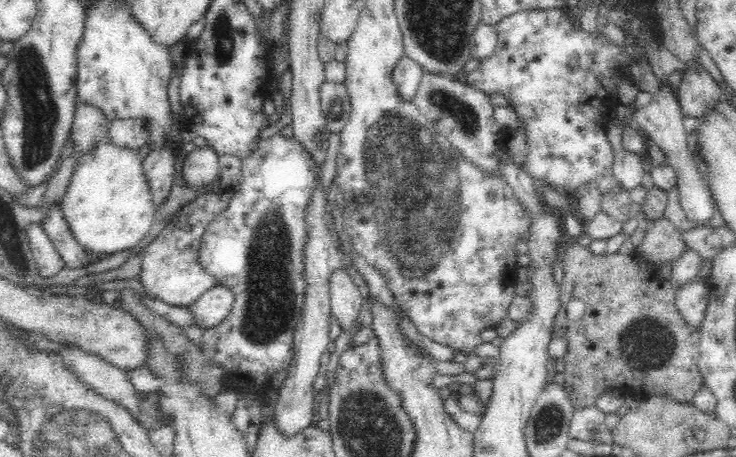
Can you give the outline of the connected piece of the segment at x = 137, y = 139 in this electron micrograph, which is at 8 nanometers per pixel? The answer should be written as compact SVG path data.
M115 119L109 129L110 143L114 146L136 151L148 143L150 133L142 120Z

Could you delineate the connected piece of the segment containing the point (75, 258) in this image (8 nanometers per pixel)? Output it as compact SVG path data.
M54 202L49 210L47 218L41 222L50 241L60 253L64 264L69 268L86 268L90 266L91 257L83 249L71 233L62 213L60 202Z

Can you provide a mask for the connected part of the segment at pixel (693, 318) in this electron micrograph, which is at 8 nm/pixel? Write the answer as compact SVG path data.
M696 278L675 290L675 306L681 317L688 325L699 329L709 304L710 286L701 278Z

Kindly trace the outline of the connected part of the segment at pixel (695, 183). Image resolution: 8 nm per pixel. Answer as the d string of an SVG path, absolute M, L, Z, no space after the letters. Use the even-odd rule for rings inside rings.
M664 80L660 84L660 90L652 96L650 104L644 106L644 108L638 108L636 114L632 118L628 118L628 120L622 120L621 125L624 129L630 126L640 129L660 147L664 155L666 155L668 164L676 173L679 203L684 213L686 213L686 218L694 223L694 226L706 226L706 223L714 215L715 200L711 195L707 181L700 177L698 165L694 161L695 154L693 154L689 143L691 135L688 120L683 116L679 99L674 93L672 84L668 80Z

